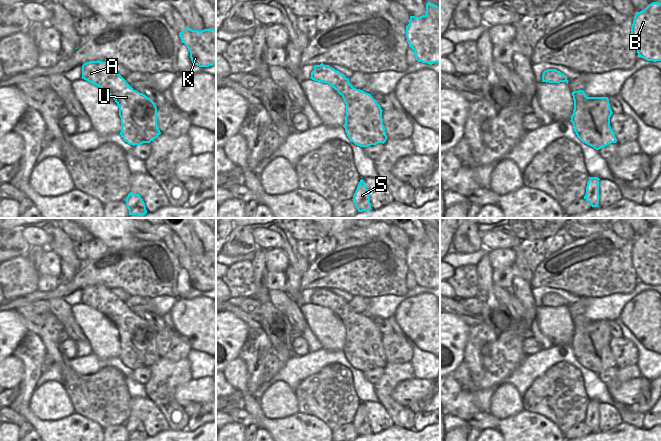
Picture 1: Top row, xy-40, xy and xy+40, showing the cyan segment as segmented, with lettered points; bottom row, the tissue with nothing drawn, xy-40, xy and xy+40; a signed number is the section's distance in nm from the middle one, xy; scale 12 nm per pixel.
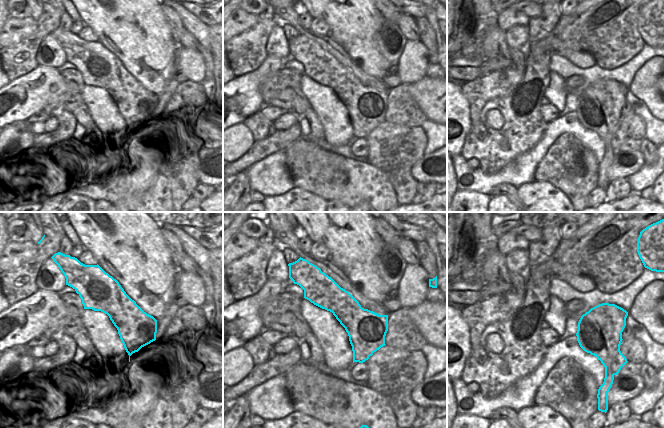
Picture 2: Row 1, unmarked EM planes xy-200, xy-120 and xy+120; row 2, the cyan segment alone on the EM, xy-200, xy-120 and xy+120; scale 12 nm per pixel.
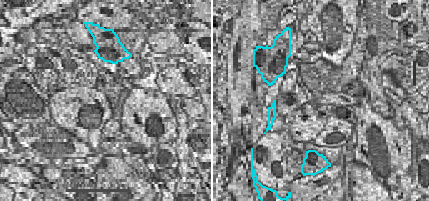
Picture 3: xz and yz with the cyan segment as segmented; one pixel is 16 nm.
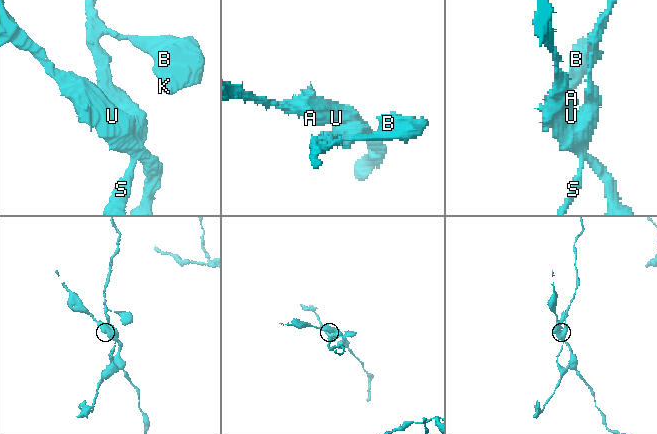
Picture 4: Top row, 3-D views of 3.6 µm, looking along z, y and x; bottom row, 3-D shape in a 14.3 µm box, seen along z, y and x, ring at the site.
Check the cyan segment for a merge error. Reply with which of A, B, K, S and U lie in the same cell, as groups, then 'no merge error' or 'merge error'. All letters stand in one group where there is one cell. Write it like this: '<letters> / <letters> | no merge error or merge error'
A U / B K S | merge error

